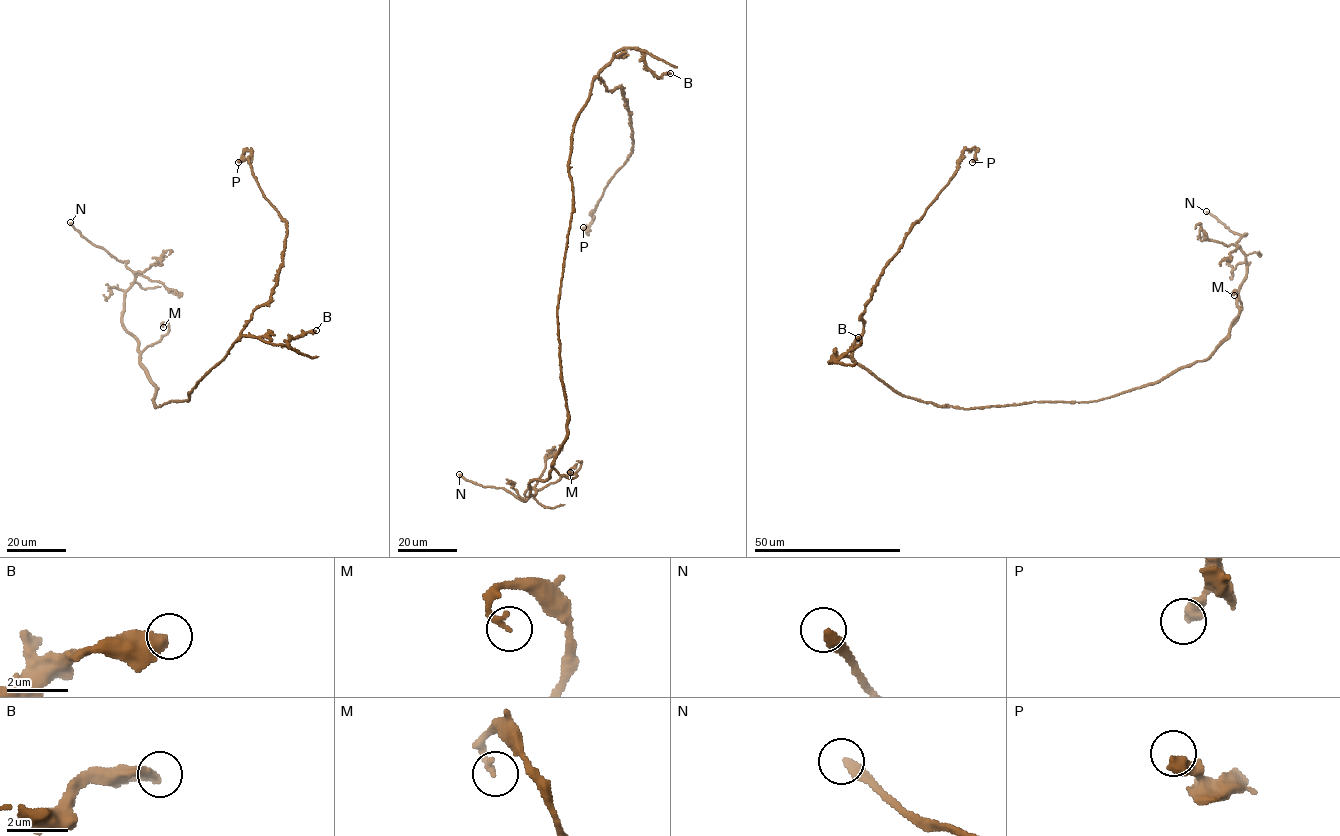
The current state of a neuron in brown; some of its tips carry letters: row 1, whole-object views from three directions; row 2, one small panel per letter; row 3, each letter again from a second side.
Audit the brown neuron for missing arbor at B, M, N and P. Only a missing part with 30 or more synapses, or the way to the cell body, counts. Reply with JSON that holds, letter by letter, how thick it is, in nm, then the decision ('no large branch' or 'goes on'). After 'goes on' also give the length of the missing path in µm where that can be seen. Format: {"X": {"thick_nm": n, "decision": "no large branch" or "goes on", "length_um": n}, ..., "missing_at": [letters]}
{"B": {"thick_nm": 420, "decision": "no large branch"}, "M": {"thick_nm": 200, "decision": "no large branch"}, "N": {"thick_nm": 320, "decision": "goes on", "length_um": 30}, "P": {"thick_nm": 460, "decision": "no large branch"}, "missing_at": ["N"]}

